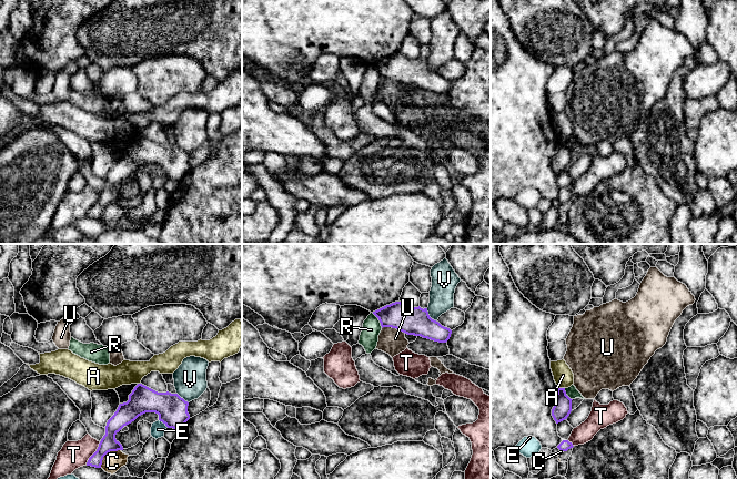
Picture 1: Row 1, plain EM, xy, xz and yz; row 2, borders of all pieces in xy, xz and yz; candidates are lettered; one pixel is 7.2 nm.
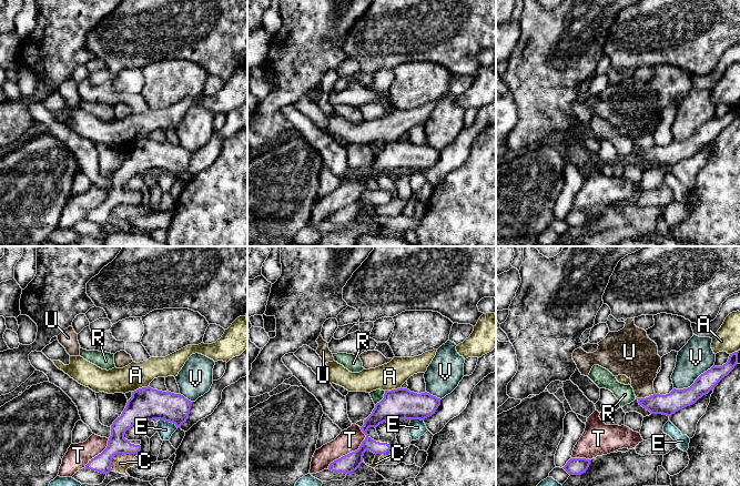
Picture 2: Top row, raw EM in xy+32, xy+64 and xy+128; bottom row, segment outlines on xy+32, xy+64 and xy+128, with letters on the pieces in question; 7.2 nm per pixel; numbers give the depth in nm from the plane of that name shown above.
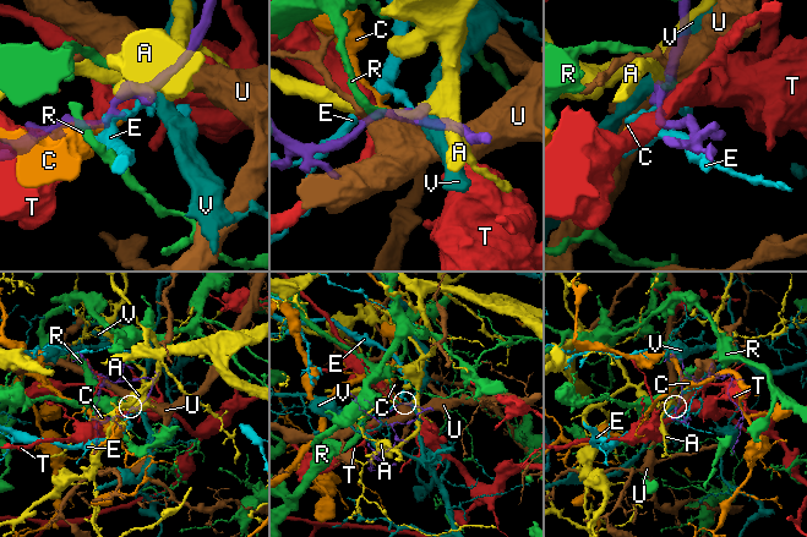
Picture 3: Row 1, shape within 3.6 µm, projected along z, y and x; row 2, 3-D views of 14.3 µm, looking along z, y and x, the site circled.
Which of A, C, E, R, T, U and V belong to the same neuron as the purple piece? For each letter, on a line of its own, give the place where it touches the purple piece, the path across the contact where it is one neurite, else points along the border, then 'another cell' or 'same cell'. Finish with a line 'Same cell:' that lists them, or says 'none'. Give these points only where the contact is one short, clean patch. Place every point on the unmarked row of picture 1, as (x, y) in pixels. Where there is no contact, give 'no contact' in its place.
A: yz (562, 140) | another cell
C: xy (107, 204) | along xy (120, 201), (109, 203), (103, 209), (100, 218) | another cell
E: xy (163, 174) | another cell
R: xz (379, 71) | along xz (372, 64), (382, 79) | another cell
T: xy (93, 205) | another cell
U: xz (394, 79) | another cell
V: xz (428, 68) | another cell
Same cell: none

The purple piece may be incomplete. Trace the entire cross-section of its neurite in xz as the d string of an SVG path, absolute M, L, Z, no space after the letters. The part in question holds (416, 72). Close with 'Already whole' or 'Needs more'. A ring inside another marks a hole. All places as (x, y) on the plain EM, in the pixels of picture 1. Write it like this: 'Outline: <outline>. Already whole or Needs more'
Outline: M401 53L386 57L373 65L378 70L382 80L392 79L407 86L421 88L438 94L446 94L452 82L432 71L427 60L406 59Z. Already whole

